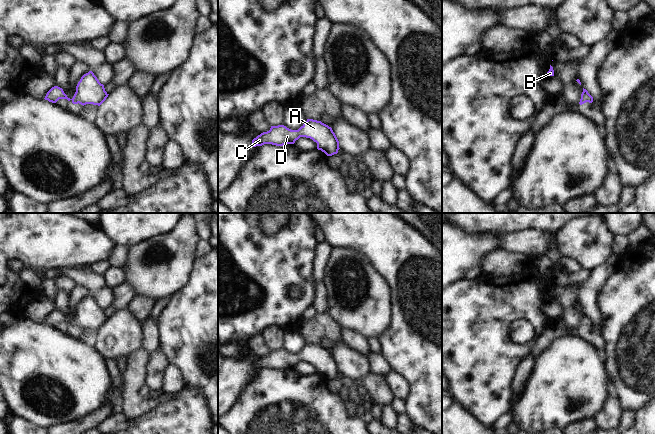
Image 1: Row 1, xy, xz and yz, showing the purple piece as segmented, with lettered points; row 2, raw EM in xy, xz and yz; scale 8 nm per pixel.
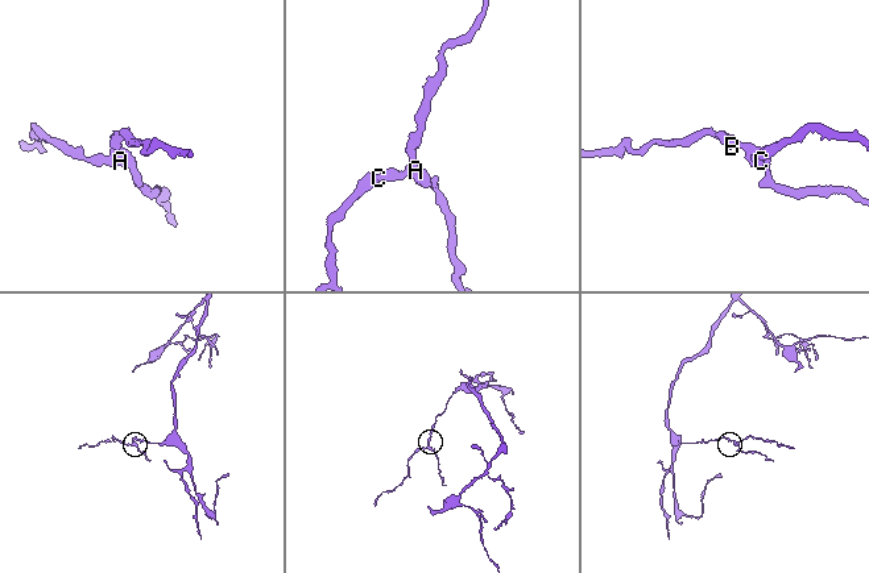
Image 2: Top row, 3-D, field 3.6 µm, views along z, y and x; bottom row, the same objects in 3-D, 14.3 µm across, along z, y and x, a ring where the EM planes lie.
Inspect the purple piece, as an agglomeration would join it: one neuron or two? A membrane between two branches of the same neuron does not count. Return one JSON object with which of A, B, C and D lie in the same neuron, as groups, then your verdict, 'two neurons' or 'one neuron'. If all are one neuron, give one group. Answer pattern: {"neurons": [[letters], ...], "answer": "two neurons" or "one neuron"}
{"neurons": [["A", "B", "C", "D"]], "answer": "one neuron"}

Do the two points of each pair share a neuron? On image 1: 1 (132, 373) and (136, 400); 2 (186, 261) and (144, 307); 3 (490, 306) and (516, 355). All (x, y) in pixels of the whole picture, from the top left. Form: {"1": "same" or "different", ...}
{"1": "same", "2": "different", "3": "same"}

